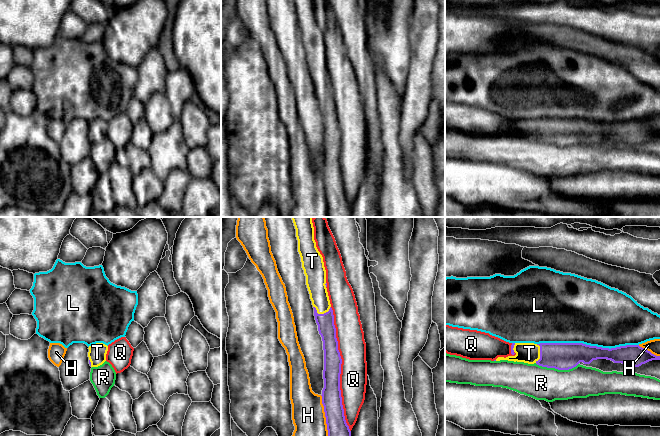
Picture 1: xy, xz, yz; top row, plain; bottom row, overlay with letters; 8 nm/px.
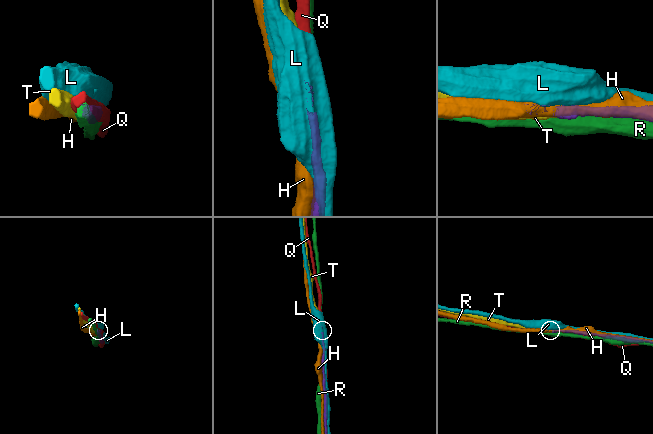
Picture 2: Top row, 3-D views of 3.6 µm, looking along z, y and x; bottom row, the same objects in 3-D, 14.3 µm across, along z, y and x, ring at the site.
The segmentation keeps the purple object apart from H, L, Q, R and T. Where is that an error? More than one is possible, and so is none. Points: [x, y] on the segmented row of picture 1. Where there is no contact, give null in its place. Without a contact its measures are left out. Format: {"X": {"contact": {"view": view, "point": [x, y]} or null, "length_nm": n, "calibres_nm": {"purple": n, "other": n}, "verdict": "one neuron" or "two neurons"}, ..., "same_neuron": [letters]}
{"H": {"contact": {"view": "xz", "point": [325, 415]}, "length_nm": 340, "calibres_nm": {"purple": 160, "other": 260}, "verdict": "two neurons"}, "L": {"contact": {"view": "yz", "point": [588, 345]}, "length_nm": 800, "calibres_nm": {"purple": 220, "other": 500}, "verdict": "two neurons"}, "Q": {"contact": {"view": "xz", "point": [340, 369]}, "length_nm": 1000, "calibres_nm": {"purple": 160, "other": 220}, "verdict": "two neurons"}, "R": {"contact": {"view": "yz", "point": [557, 368]}, "length_nm": 360, "calibres_nm": {"purple": 220, "other": 280}, "verdict": "two neurons"}, "T": {"contact": {"view": "xz", "point": [321, 314]}, "length_nm": 140, "calibres_nm": {"purple": 140, "other": 150}, "verdict": "one neuron"}, "same_neuron": ["T"]}

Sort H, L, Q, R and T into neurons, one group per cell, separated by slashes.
H / L / Q / R / T

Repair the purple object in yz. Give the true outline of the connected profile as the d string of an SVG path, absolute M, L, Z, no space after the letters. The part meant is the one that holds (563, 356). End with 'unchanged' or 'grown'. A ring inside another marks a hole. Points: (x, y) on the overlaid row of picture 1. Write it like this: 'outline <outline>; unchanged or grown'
outline M512 343L511 354L506 358L498 357L494 361L536 363L542 367L569 370L580 362L590 364L597 359L607 359L630 367L639 367L649 361L660 360L660 356L652 354L639 345L609 349L583 343Z; grown

